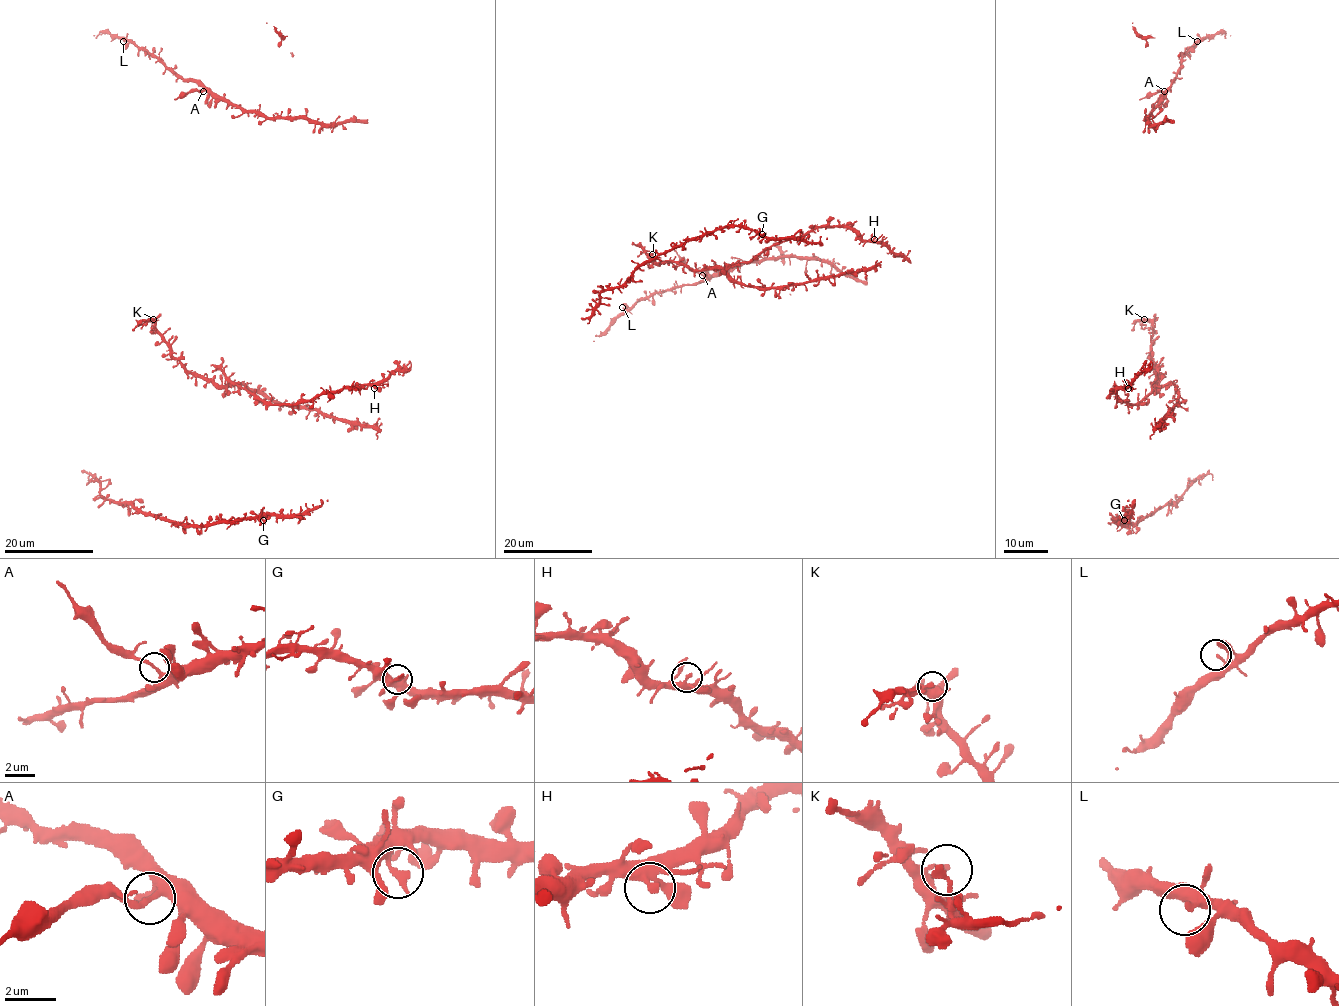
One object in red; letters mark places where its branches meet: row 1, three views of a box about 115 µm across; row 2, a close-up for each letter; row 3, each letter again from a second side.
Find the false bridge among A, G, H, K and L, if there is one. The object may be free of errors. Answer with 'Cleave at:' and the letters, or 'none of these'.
Cleave at: A

